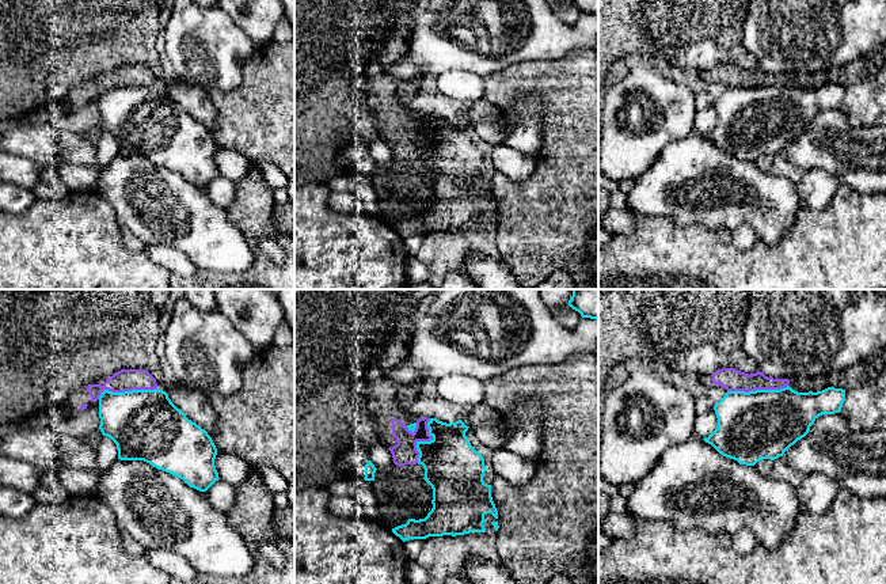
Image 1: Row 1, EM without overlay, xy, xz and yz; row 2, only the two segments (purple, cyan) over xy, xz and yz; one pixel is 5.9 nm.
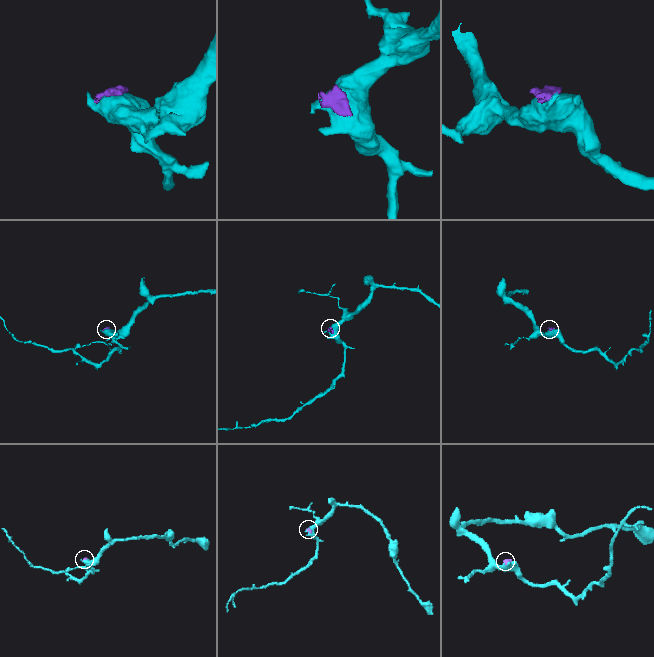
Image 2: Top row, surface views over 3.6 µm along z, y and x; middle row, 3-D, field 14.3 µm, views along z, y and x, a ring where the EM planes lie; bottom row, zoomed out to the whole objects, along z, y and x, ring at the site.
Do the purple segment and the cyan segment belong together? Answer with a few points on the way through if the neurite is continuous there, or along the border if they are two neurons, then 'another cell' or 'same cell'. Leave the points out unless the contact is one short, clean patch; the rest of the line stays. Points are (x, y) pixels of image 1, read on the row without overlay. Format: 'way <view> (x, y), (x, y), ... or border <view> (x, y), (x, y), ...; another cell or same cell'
border xy (156, 83), (122, 87), (105, 86), (98, 94); another cell

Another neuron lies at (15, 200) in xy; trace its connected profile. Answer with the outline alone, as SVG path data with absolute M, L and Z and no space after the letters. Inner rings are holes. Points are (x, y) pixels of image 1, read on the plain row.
M0 182L0 211L20 215L37 201L31 189Z

